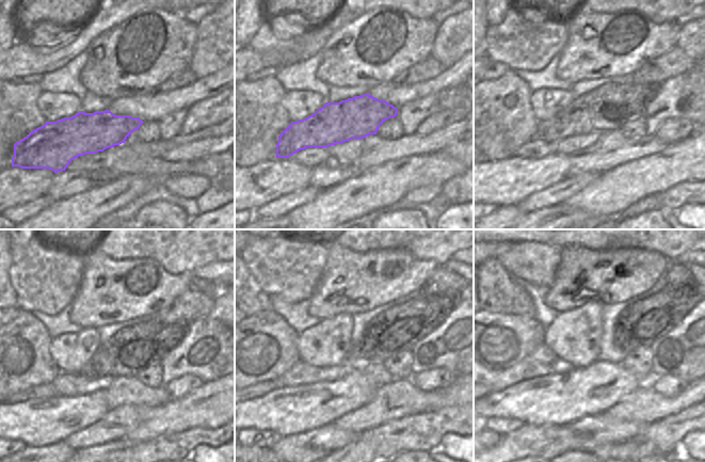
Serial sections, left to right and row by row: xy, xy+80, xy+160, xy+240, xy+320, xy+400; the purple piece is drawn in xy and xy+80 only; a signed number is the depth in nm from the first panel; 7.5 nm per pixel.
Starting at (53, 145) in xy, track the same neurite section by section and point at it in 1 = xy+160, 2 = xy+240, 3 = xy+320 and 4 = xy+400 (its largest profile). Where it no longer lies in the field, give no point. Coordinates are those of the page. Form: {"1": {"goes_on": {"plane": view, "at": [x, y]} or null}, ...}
{"1": {"goes_on": {"plane": "xy+160", "at": [608, 107]}}, "2": {"goes_on": {"plane": "xy+240", "at": [141, 341]}}, "3": {"goes_on": {"plane": "xy+320", "at": [404, 324]}}, "4": {"goes_on": {"plane": "xy+400", "at": [643, 322]}}}

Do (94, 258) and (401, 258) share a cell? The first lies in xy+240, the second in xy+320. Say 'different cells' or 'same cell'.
same cell

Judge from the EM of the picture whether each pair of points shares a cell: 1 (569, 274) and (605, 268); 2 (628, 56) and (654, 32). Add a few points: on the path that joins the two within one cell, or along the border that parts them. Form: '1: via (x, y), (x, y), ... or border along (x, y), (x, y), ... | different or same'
1: via (577, 273), (582, 268), (596, 268) | same
2: via (635, 49), (647, 38) | same

